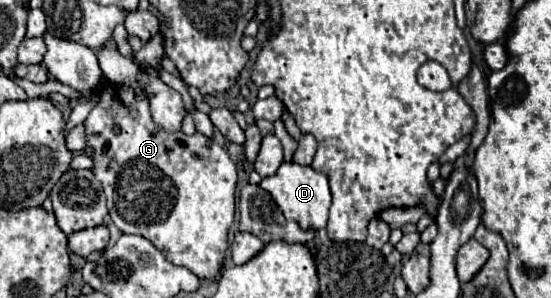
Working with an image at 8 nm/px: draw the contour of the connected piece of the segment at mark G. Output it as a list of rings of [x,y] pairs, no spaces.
[[[103,81],[97,87],[97,93],[99,105],[85,119],[85,129],[87,145],[93,145],[95,149],[93,173],[103,185],[113,223],[123,233],[143,235],[149,239],[167,257],[169,263],[187,267],[199,279],[217,279],[223,269],[225,253],[229,247],[227,237],[235,215],[235,163],[229,159],[221,145],[203,137],[201,133],[189,137],[183,131],[167,133],[157,127],[149,113],[149,101],[137,99],[129,87]]]

